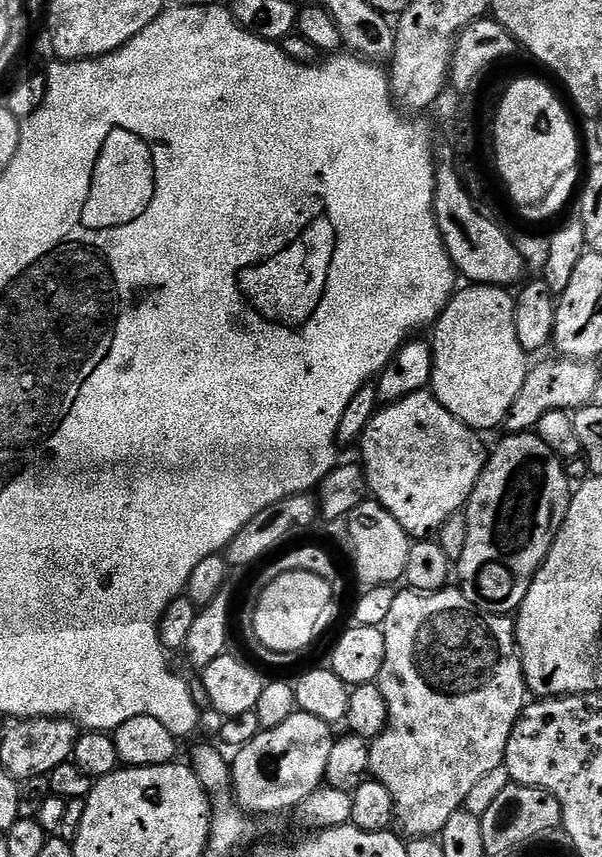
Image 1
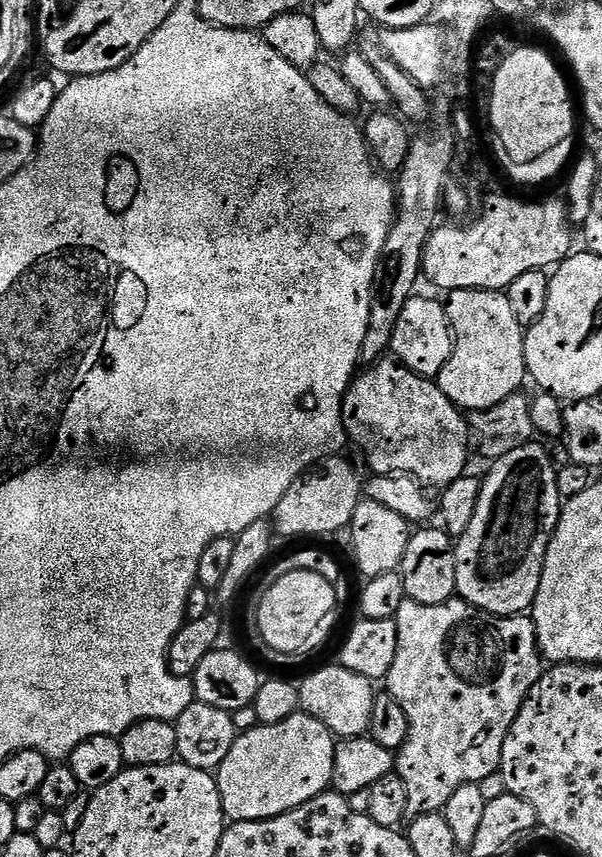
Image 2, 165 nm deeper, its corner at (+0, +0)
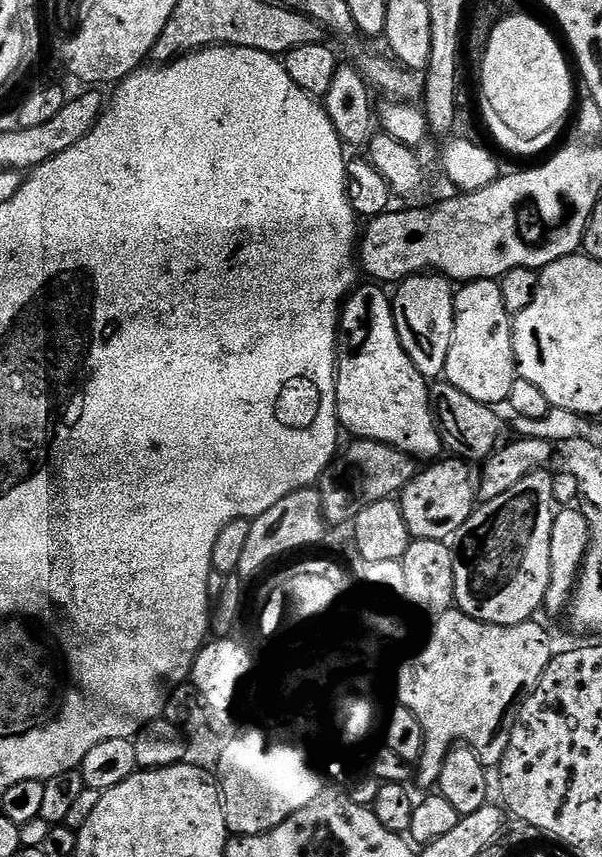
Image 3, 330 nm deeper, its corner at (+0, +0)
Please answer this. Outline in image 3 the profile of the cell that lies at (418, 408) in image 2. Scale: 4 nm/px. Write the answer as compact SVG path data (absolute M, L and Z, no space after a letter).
M367 283L353 288L340 310L336 358L339 427L345 433L353 432L353 437L377 440L413 458L439 457L442 433L432 410L429 381L414 366L398 338L389 293L384 293L387 291L375 283Z

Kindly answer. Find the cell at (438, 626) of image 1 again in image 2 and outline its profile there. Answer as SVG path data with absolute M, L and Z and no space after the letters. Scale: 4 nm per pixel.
M405 598L402 606L398 606L396 615L396 629L398 630L398 654L394 654L394 666L390 666L386 677L386 690L402 706L408 723L406 742L395 753L396 766L394 771L406 782L406 802L408 803L409 817L415 818L422 814L440 812L450 802L450 797L458 786L467 784L480 784L486 778L497 775L500 770L500 759L502 758L502 746L506 742L506 734L518 718L530 690L540 681L542 675L542 657L540 647L536 641L536 627L531 615L521 614L518 616L492 616L488 612L481 612L473 604L467 604L465 600L453 598L442 602L438 606L426 606L422 602L414 602Z

